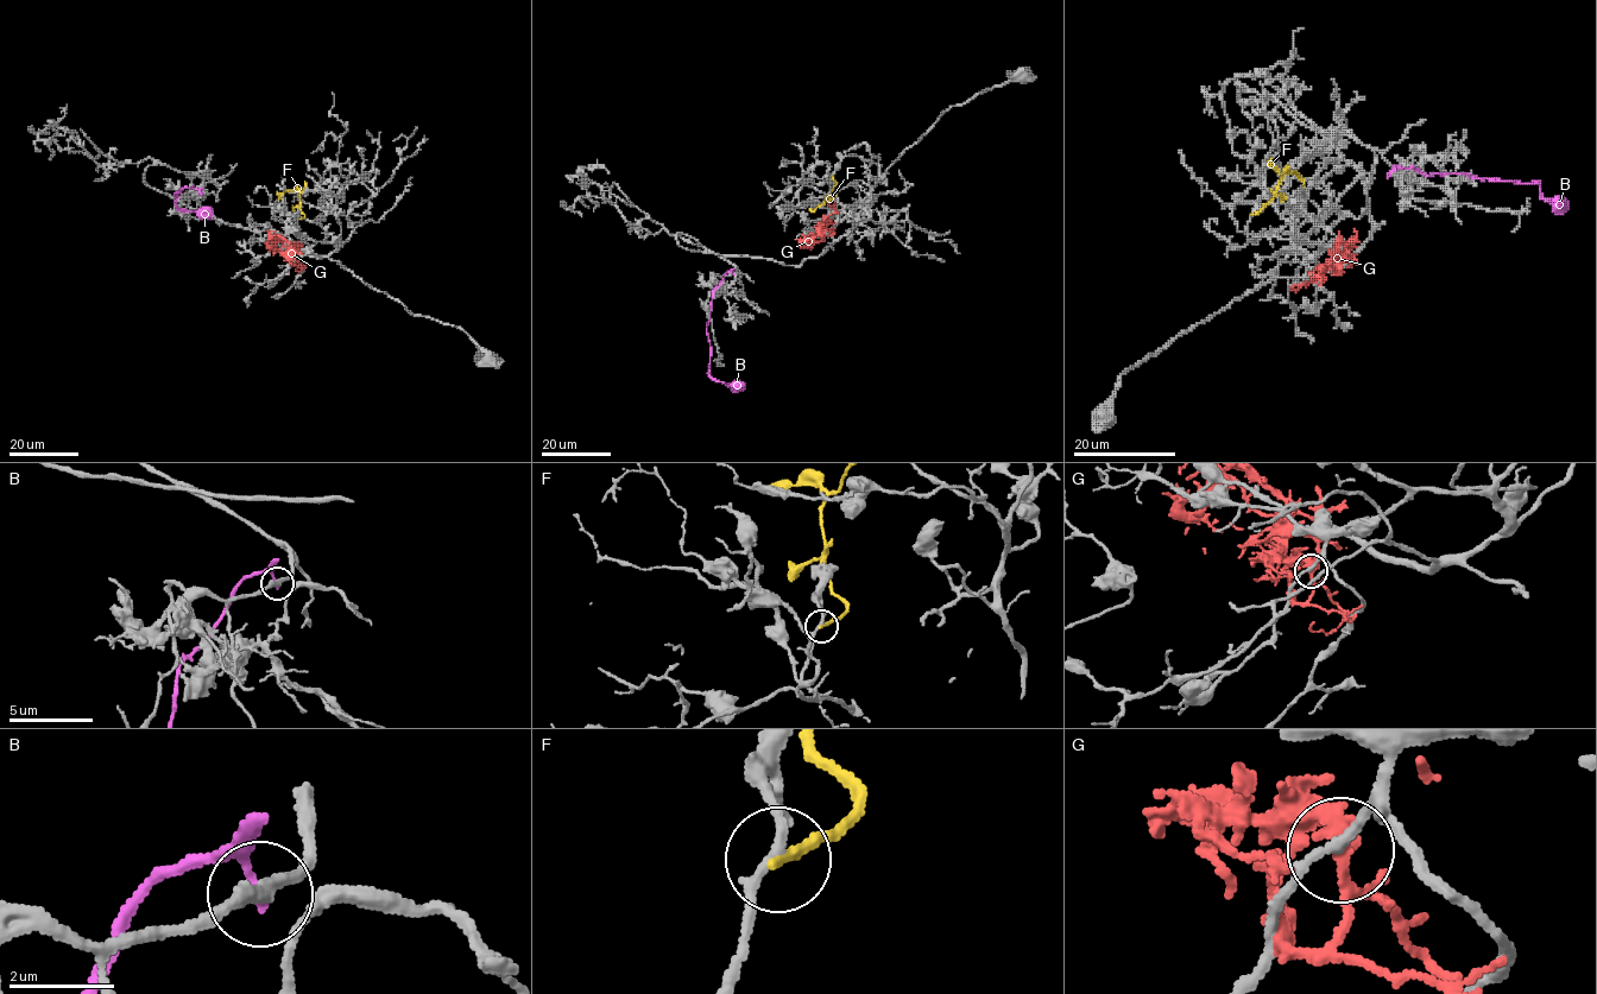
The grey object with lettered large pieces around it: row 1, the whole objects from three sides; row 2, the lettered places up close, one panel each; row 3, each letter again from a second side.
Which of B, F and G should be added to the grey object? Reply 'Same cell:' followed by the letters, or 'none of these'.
Same cell: none of these

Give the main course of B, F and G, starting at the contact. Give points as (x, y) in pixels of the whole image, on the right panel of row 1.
B: (1394, 170), (1414, 168), (1427, 175), (1534, 183), (1544, 200), (1560, 202)
F: (1254, 214), (1273, 197), (1281, 175), (1295, 171), (1301, 177), (1299, 172)
G: (1314, 272), (1333, 267), (1348, 255), (1348, 245), (1348, 254), (1334, 246)

